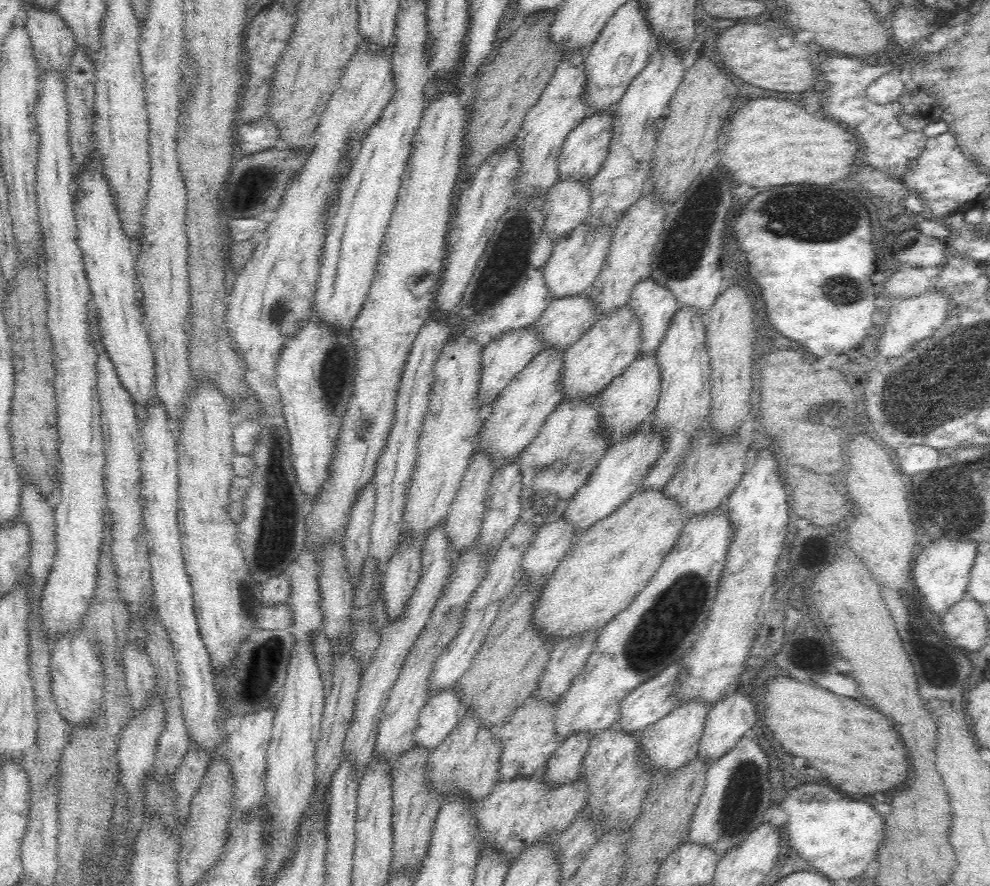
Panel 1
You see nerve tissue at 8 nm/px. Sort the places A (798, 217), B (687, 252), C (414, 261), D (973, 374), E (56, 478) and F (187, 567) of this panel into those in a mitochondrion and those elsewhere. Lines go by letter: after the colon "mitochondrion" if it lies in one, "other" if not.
A: mitochondrion
B: mitochondrion
C: other
D: mitochondrion
E: other
F: other

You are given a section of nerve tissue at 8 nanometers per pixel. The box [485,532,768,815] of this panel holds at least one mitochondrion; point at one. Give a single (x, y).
(662, 628)

